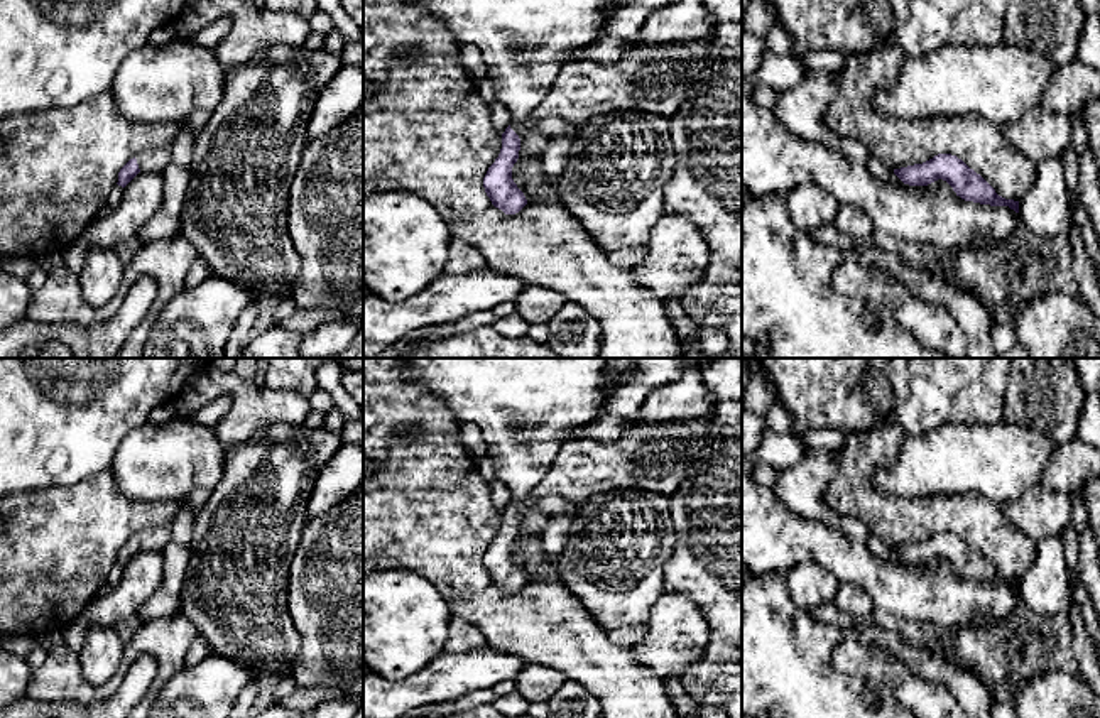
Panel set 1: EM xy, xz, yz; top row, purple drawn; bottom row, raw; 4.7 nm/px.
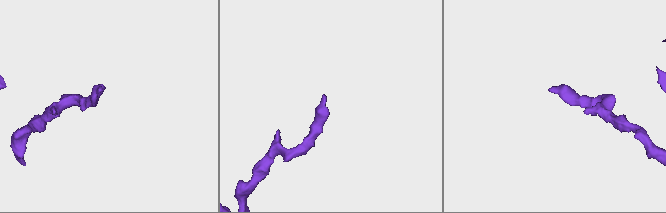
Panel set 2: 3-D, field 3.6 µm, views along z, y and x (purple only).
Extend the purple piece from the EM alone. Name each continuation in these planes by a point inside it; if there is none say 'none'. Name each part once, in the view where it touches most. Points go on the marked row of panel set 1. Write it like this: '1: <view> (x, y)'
1: xz (654, 78)

